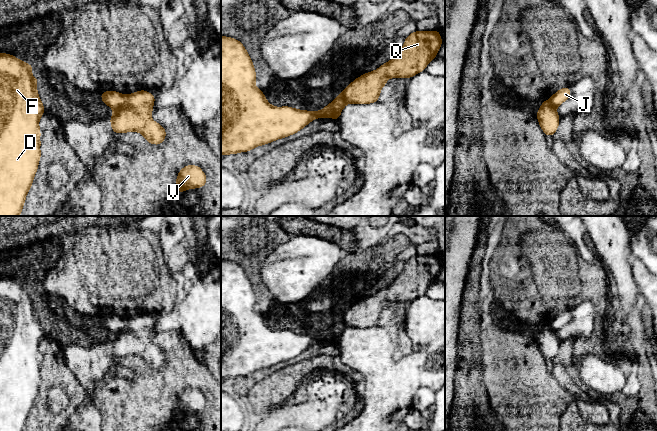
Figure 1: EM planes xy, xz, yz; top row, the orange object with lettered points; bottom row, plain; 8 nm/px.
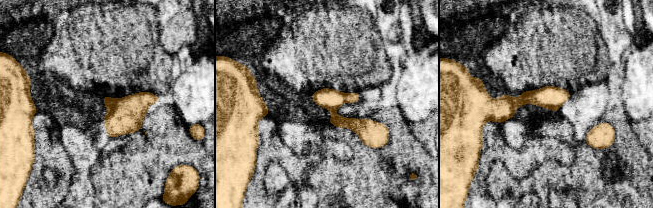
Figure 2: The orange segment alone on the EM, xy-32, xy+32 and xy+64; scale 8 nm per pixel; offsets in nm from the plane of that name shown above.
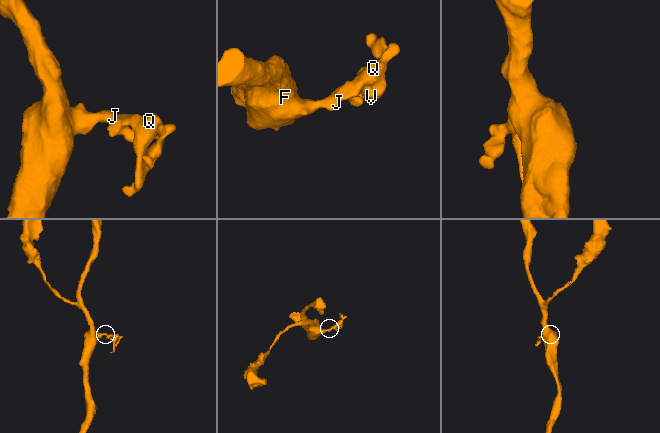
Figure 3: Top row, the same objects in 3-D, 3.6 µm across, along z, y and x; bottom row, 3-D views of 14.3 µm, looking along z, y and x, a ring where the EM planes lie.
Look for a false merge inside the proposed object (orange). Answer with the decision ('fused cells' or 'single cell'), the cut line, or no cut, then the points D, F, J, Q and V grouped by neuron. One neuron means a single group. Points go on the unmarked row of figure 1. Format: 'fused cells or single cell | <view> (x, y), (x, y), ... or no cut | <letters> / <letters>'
fused cells | xy (127, 319), (126, 325), (114, 336) | D F J / Q V

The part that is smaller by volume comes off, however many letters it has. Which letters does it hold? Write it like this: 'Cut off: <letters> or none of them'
Cut off: Q, V

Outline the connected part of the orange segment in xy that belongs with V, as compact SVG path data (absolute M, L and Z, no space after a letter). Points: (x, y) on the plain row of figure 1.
M186 389L176 402L176 414L183 417L187 413L201 412L207 407L206 398L198 389Z

